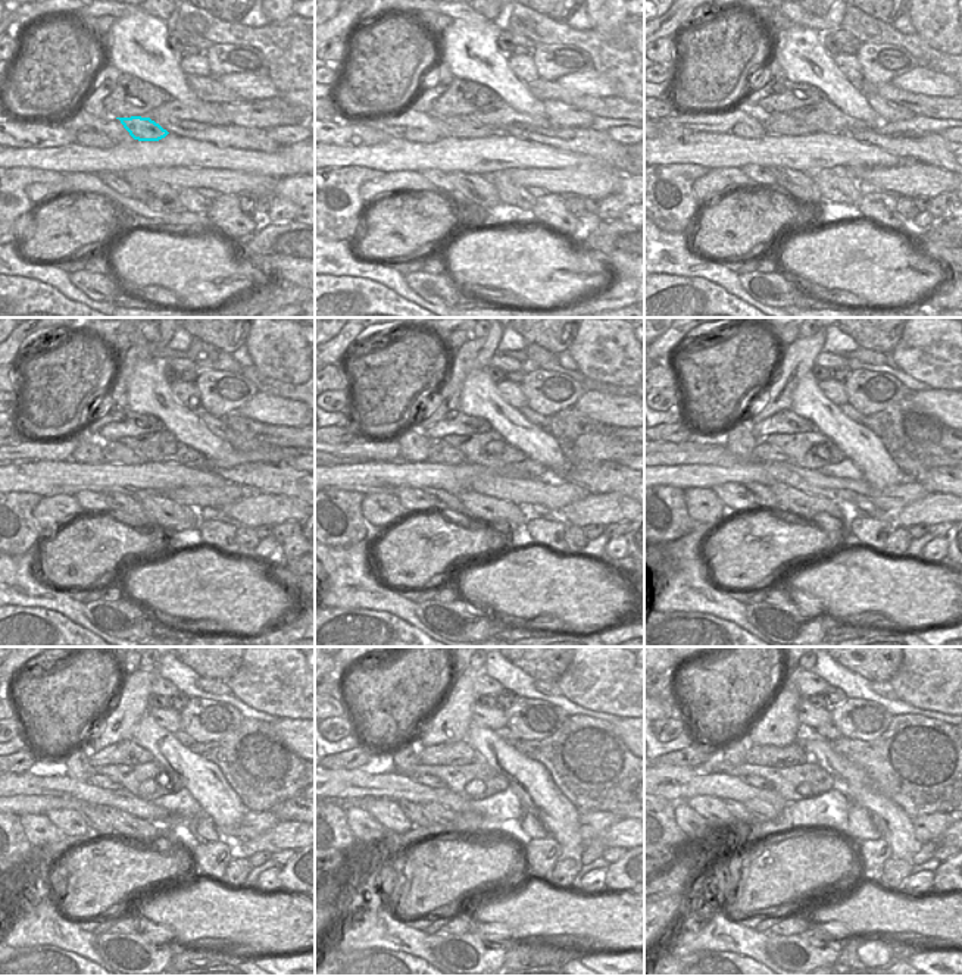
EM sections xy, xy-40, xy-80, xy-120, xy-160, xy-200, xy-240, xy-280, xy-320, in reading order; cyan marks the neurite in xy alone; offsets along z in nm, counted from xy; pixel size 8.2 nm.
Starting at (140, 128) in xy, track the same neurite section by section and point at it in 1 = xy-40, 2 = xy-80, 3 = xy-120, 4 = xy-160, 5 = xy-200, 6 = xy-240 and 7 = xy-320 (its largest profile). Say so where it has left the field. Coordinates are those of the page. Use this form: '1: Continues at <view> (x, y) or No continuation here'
1: Continues at xy-40 (465, 127)
2: Continues at xy-80 (778, 122)
3: Continues at xy-120 (112, 451)
4: Continues at xy-160 (440, 451)
5: Continues at xy-200 (764, 451)
6: Continues at xy-240 (102, 781)
7: Continues at xy-320 (761, 782).

